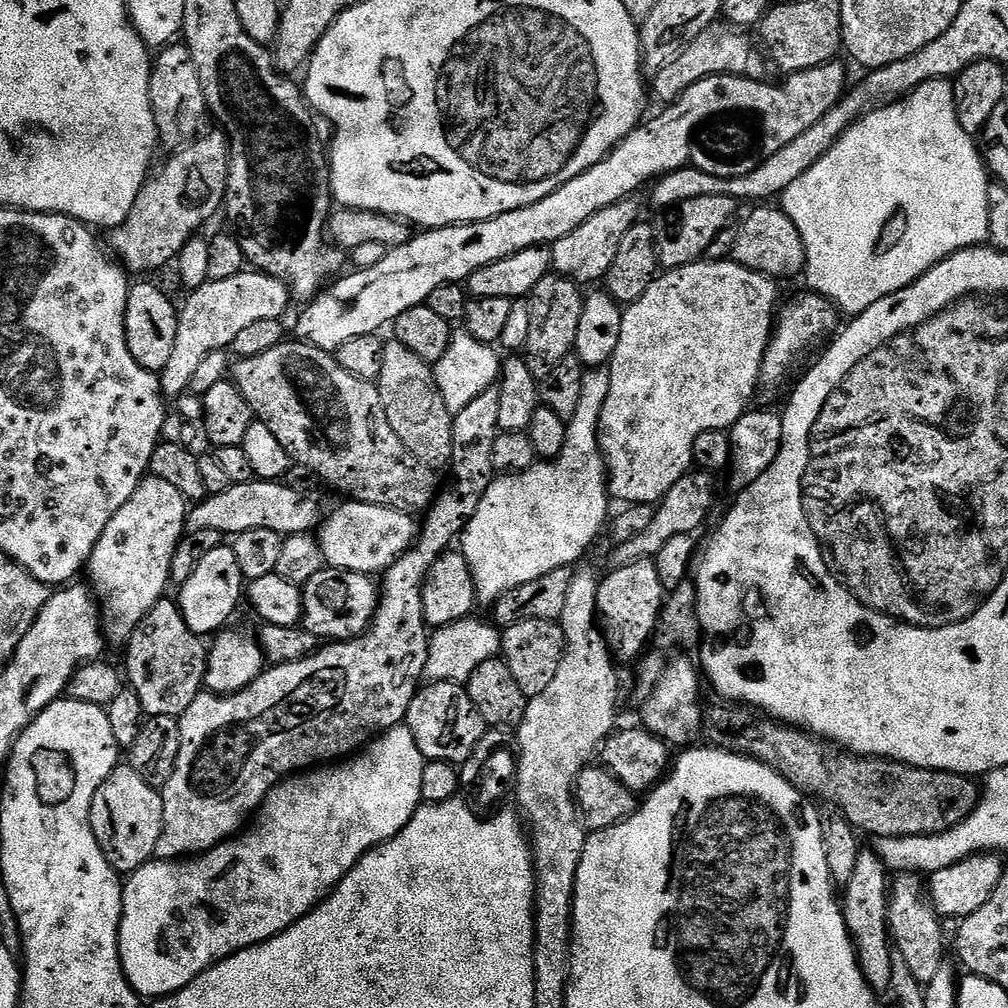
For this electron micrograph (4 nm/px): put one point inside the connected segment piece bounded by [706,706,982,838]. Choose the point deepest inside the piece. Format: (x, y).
(883, 797)

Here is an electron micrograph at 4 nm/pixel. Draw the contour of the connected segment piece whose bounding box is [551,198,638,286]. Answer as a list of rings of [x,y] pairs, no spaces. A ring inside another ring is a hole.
[[[629,198],[606,210],[598,210],[598,214],[594,214],[594,218],[586,218],[586,222],[578,226],[578,230],[566,234],[566,238],[558,238],[558,242],[551,245],[553,269],[581,286],[592,284],[595,280],[603,281],[610,266],[614,266],[614,257],[618,255],[618,246],[622,243],[626,230],[630,230],[630,226],[637,223],[636,202]]]

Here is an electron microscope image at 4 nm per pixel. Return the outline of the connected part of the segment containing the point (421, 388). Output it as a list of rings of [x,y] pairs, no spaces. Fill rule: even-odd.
[[[395,342],[384,349],[382,374],[378,381],[382,406],[394,434],[402,438],[402,446],[418,458],[418,462],[433,470],[447,469],[452,459],[452,417],[436,384],[433,365],[427,364],[418,354],[406,350],[406,346]]]

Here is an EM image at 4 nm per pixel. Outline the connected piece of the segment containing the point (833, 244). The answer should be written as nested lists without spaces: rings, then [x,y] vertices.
[[[948,80],[926,82],[903,98],[873,108],[848,127],[838,138],[835,146],[821,160],[814,162],[814,166],[810,166],[810,170],[806,170],[806,174],[802,174],[798,182],[791,184],[782,197],[783,212],[794,222],[794,226],[798,226],[798,234],[802,234],[805,259],[802,276],[803,279],[808,279],[807,287],[817,296],[827,298],[843,315],[845,312],[848,318],[855,318],[861,316],[870,306],[874,306],[874,302],[910,286],[919,276],[926,275],[934,265],[941,264],[955,252],[983,245],[988,239],[990,172],[986,167],[985,157],[976,149],[976,144],[972,140],[975,140],[973,133],[964,129],[958,118],[956,90]]]

